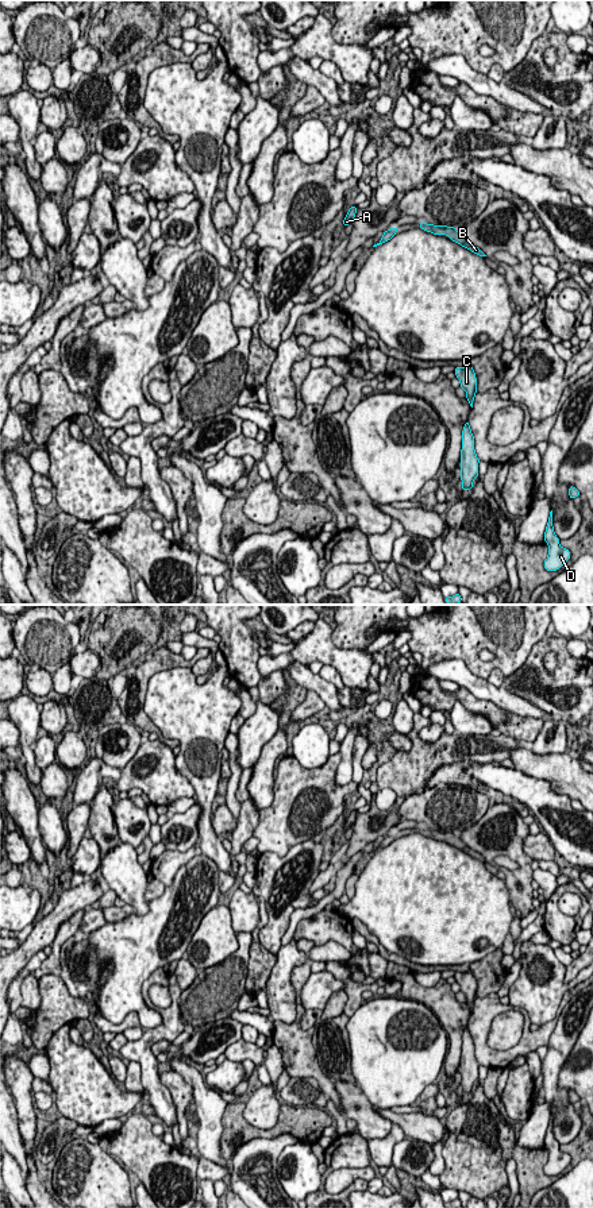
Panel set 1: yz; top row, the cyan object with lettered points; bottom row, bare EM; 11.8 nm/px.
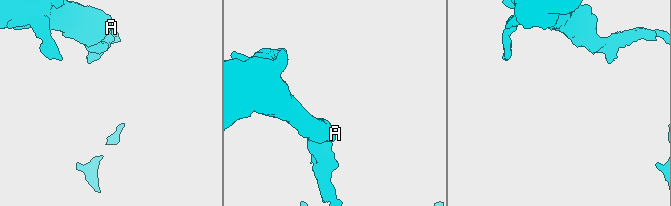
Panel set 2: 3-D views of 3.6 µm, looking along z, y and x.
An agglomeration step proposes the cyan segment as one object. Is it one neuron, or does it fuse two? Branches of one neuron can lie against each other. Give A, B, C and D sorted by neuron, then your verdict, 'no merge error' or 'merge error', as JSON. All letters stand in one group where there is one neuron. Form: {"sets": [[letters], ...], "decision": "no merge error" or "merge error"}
{"sets": [["A", "B", "C", "D"]], "decision": "no merge error"}

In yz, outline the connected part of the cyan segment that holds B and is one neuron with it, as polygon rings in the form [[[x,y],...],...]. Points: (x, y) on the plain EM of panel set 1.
[[[420,827],[419,831],[427,837],[431,837],[434,840],[446,840],[448,841],[453,846],[461,849],[462,852],[470,854],[471,857],[480,860],[480,861],[486,861],[478,852],[470,849],[454,831],[447,831],[447,830],[434,830],[434,829],[427,829],[427,827]]]

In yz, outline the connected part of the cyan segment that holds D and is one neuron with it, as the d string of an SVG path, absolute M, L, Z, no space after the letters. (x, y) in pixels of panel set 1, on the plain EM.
M552 1115L550 1116L548 1127L544 1136L544 1146L548 1150L548 1159L544 1165L544 1173L547 1176L557 1176L559 1174L569 1163L570 1155L562 1153L559 1149L559 1143L557 1142L552 1131Z

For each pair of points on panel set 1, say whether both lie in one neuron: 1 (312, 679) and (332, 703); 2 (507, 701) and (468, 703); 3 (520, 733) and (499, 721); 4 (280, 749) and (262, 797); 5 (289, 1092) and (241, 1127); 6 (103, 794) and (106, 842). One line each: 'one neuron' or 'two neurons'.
1: one neuron
2: two neurons
3: one neuron
4: one neuron
5: two neurons
6: one neuron

